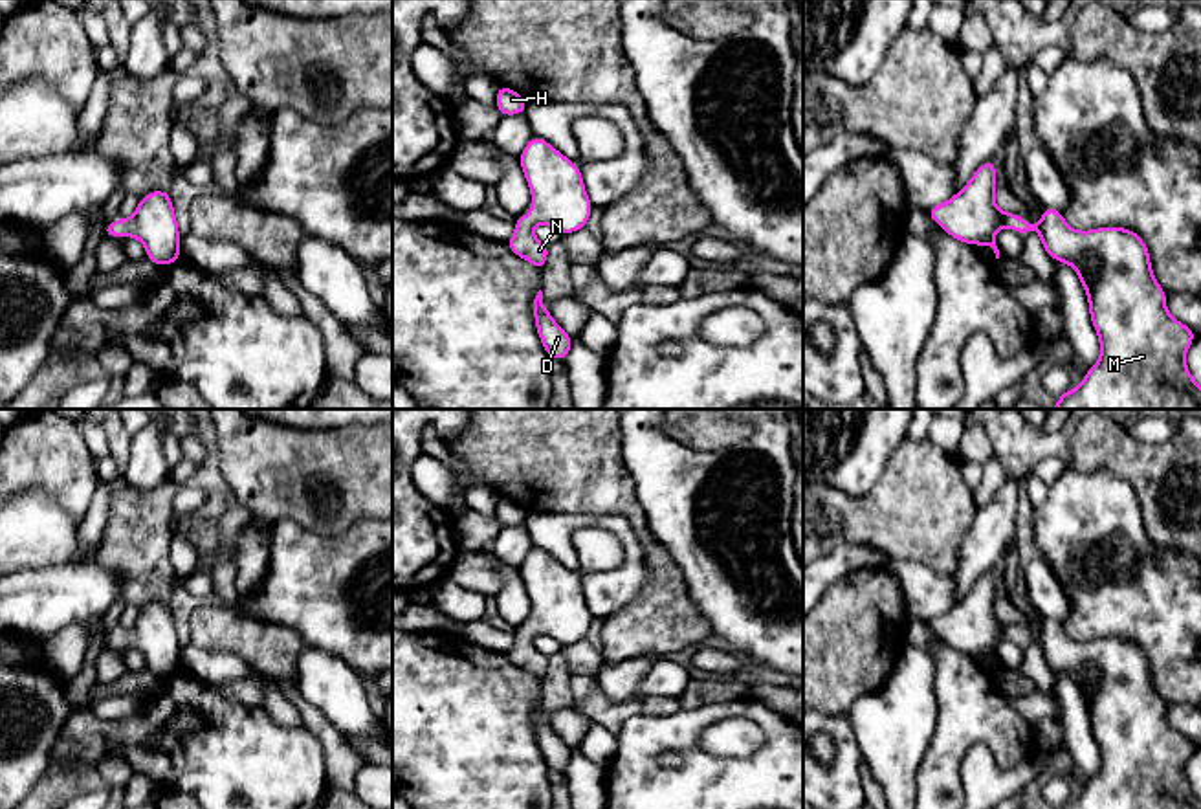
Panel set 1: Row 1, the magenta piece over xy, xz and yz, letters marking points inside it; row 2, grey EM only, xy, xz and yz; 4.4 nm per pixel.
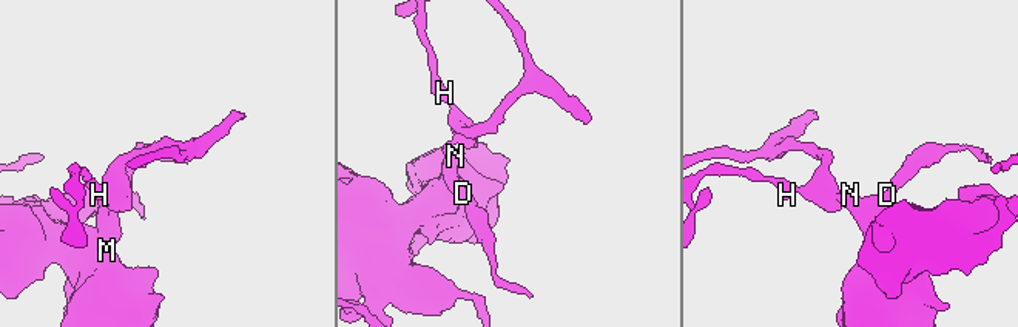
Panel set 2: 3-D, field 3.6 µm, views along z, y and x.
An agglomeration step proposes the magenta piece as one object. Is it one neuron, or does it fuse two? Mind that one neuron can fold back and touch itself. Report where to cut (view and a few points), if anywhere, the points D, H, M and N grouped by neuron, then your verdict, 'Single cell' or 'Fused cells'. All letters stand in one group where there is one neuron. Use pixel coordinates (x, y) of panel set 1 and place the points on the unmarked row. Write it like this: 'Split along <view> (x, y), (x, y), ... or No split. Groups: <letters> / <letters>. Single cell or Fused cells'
No split. Groups: D H M N. Single cell

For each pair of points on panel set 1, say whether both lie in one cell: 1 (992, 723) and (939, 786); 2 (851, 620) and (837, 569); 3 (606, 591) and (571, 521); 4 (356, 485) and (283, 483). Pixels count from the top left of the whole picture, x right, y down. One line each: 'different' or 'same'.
1: same
2: different
3: same
4: same

